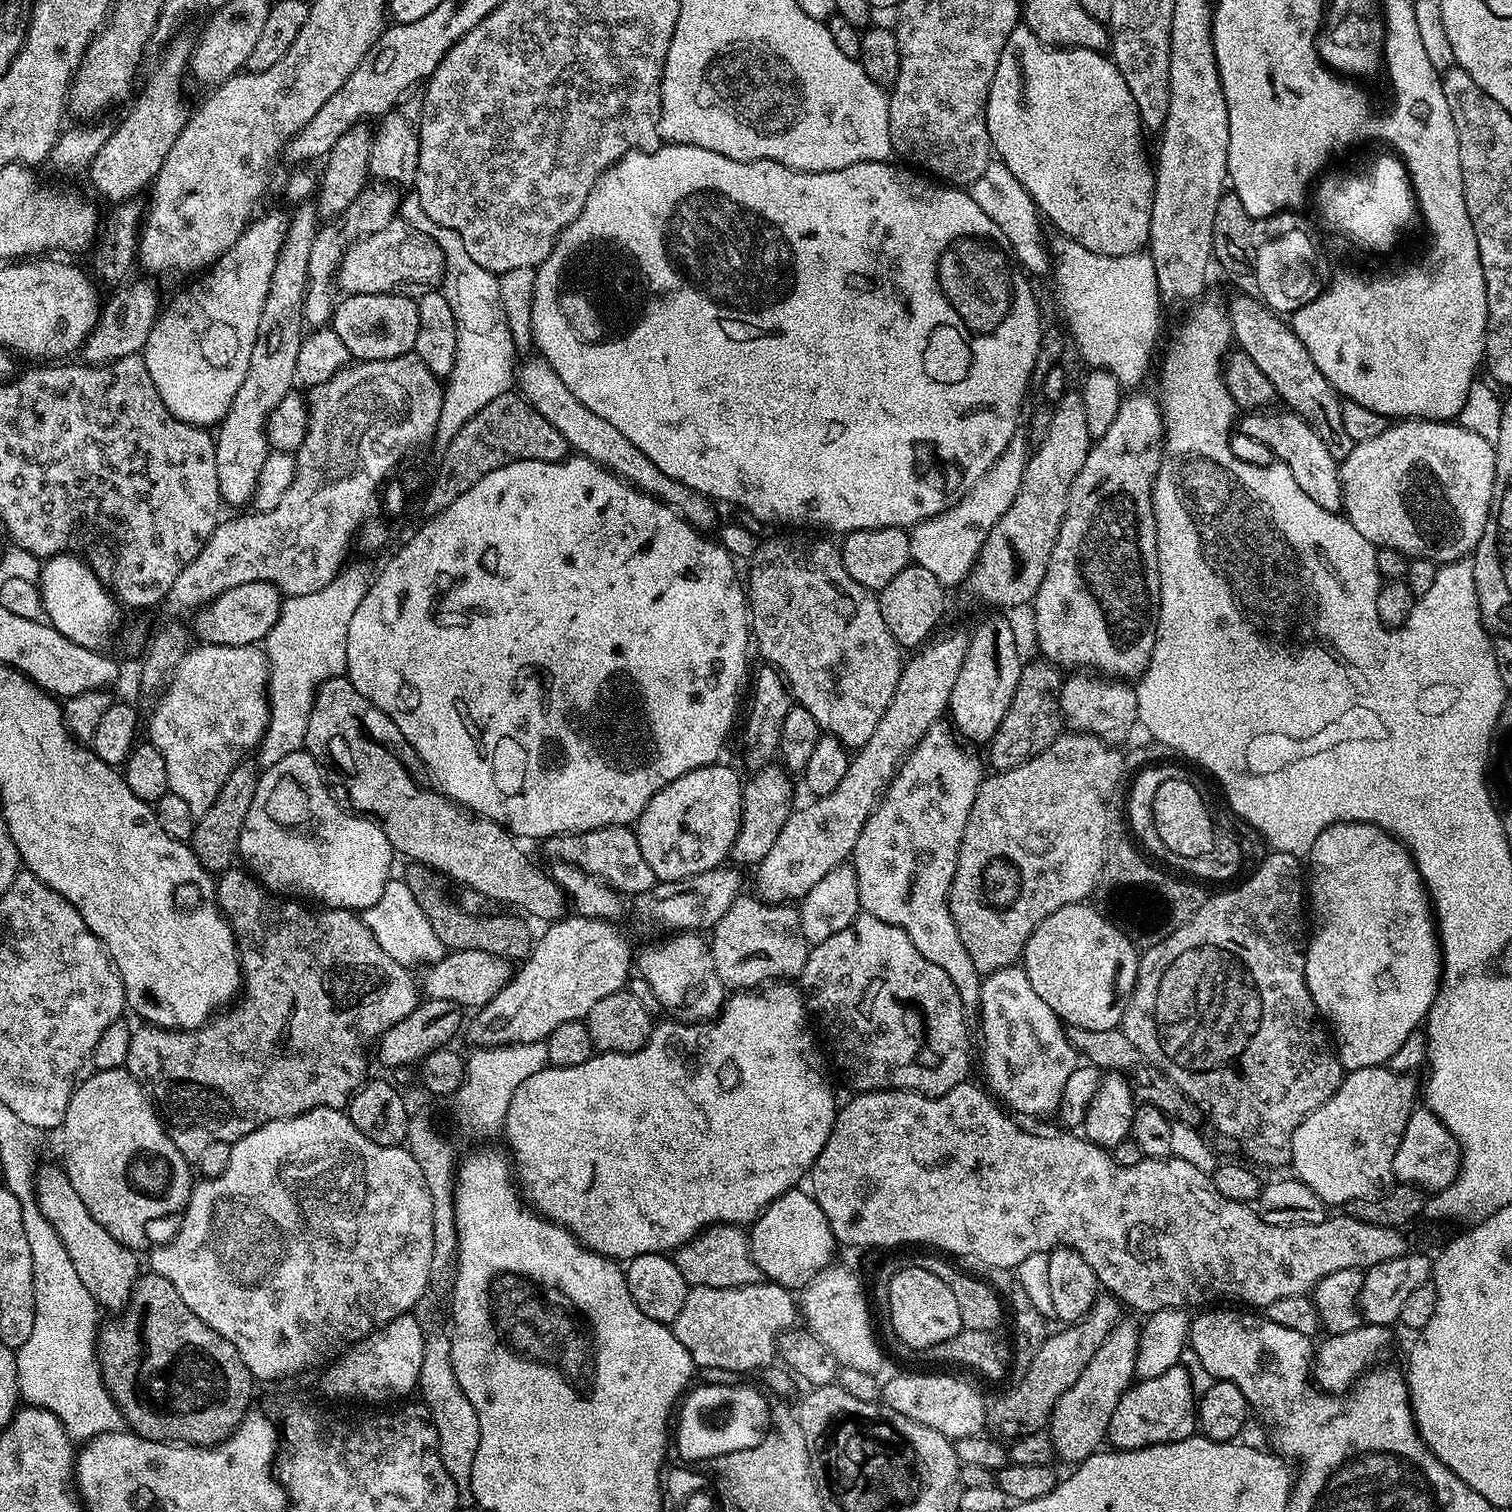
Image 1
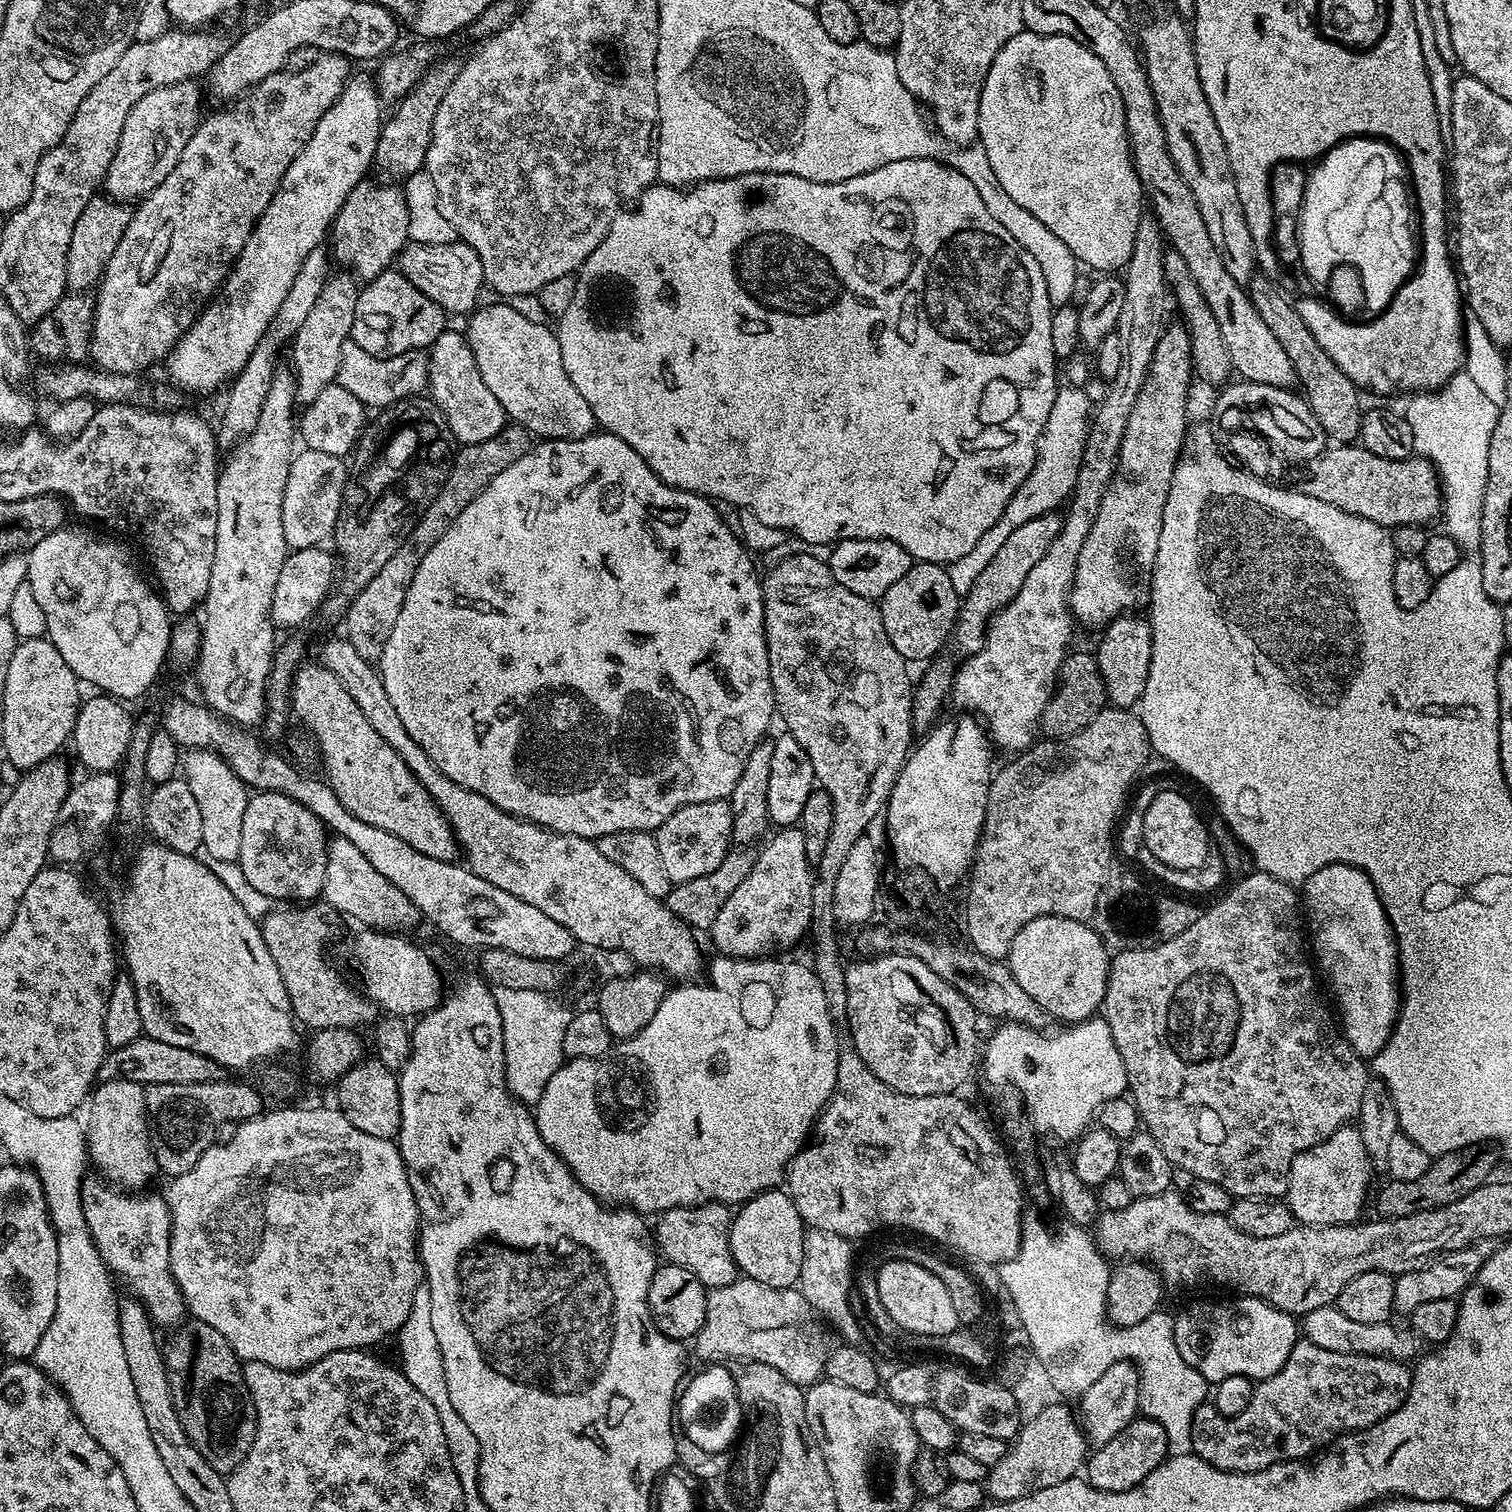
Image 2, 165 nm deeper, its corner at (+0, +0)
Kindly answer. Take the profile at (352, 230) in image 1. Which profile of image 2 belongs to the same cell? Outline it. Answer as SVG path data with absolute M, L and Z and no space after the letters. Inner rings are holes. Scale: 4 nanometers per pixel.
M329 275L326 286L322 286L322 294L318 294L310 314L306 314L306 322L298 326L298 334L290 341L290 368L295 375L296 399L304 406L314 402L314 398L335 381L338 362L342 362L342 346L352 334L358 280L355 275L344 275L348 276Z

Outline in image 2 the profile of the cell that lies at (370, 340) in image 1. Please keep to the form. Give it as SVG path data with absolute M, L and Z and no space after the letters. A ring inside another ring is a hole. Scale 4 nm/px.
M389 270L367 281L356 293L354 326L350 339L358 342L366 354L397 356L403 352L427 350L446 330L446 313L414 282L410 282L398 270Z

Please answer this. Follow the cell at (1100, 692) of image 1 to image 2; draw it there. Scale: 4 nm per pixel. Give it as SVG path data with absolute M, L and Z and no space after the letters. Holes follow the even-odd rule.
M1125 614L1112 620L1103 629L1104 637L1094 648L1100 677L1108 695L1108 704L1131 709L1139 705L1140 695L1146 690L1146 678L1150 674L1152 657L1152 625L1140 614Z

